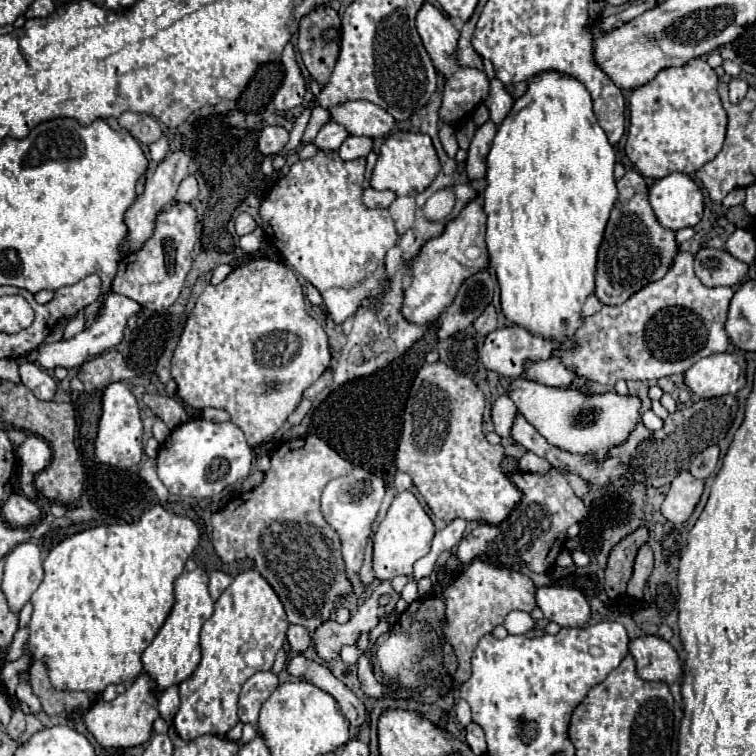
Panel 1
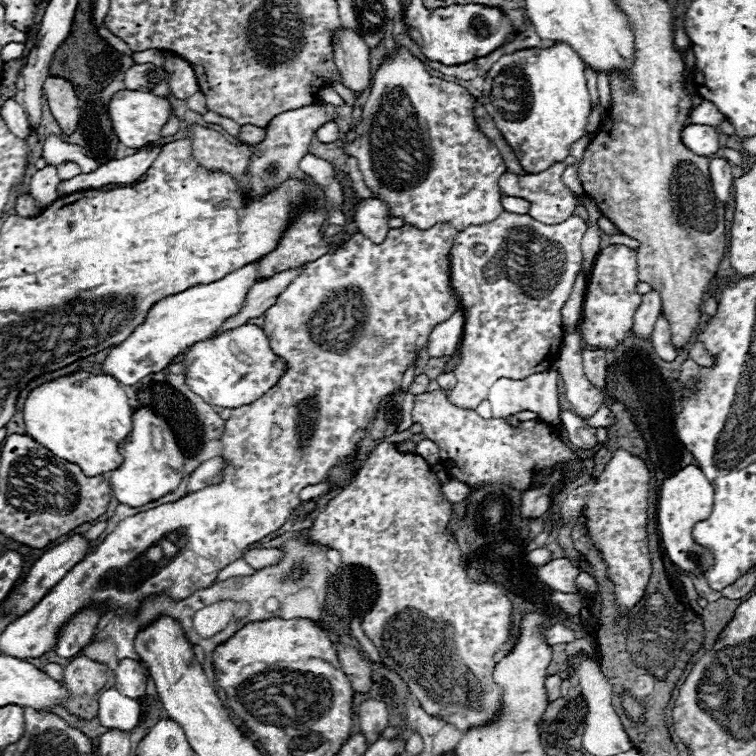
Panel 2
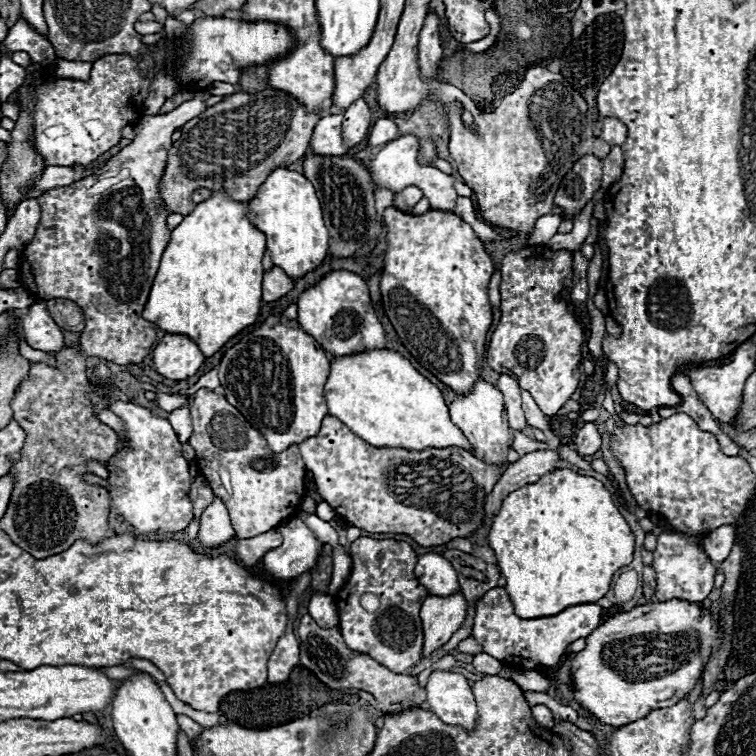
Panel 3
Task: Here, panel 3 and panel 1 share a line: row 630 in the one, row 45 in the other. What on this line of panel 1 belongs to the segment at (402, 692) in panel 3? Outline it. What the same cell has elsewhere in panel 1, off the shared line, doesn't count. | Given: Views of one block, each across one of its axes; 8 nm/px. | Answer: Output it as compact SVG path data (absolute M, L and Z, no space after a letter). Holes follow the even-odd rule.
M316 6L314 12L300 20L298 28L298 50L302 62L320 88L328 84L340 50L340 40L328 42L324 38L328 28L340 28L340 16L330 6Z

